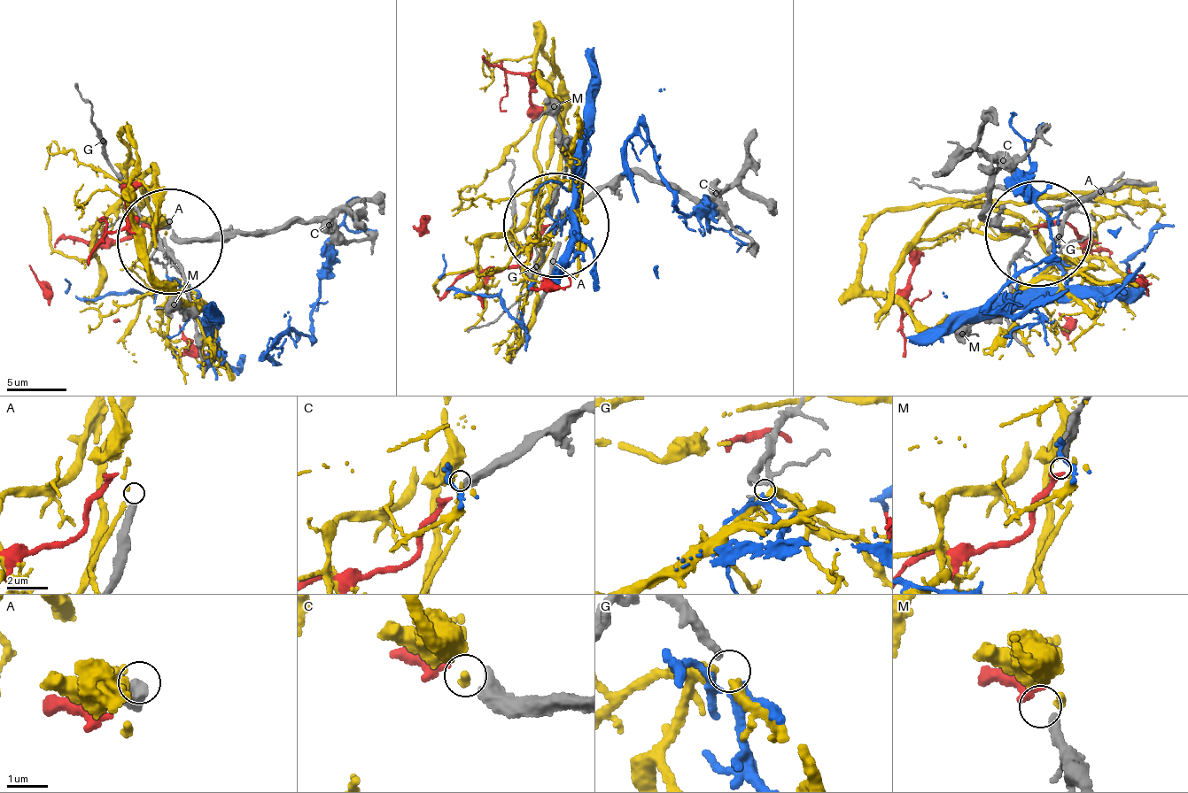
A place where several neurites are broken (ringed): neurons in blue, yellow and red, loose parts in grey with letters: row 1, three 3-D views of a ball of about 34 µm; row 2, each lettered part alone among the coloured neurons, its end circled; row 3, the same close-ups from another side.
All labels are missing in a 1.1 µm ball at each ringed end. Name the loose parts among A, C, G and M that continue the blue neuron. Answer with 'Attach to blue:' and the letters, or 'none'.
Attach to blue: G

